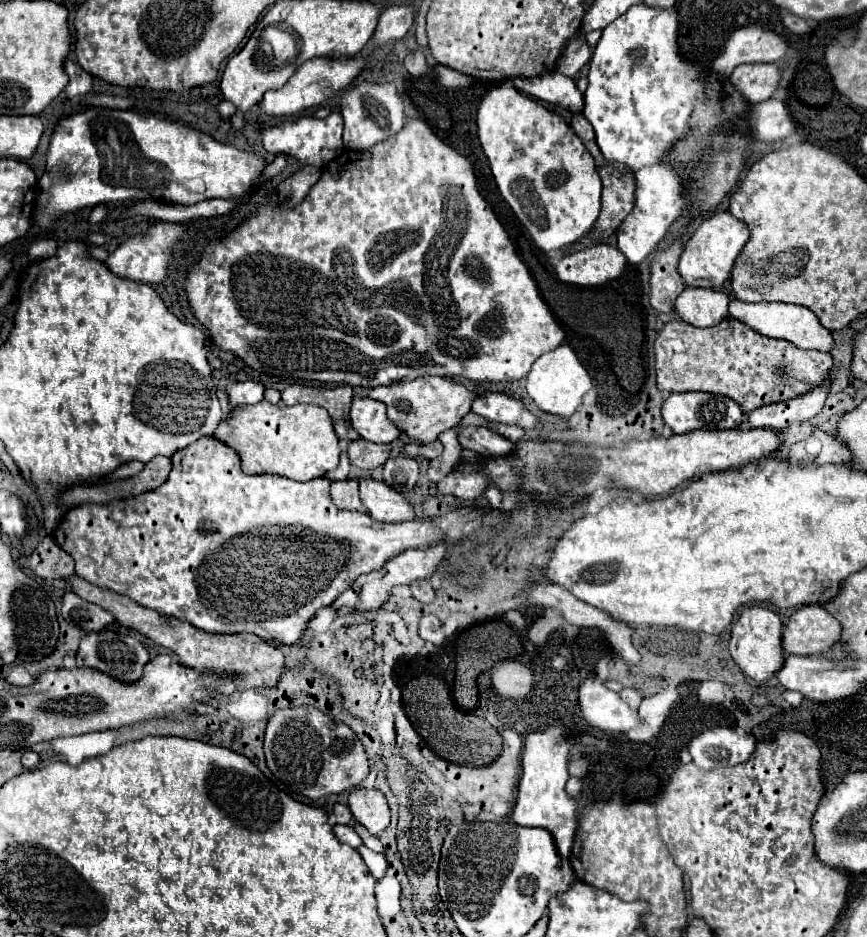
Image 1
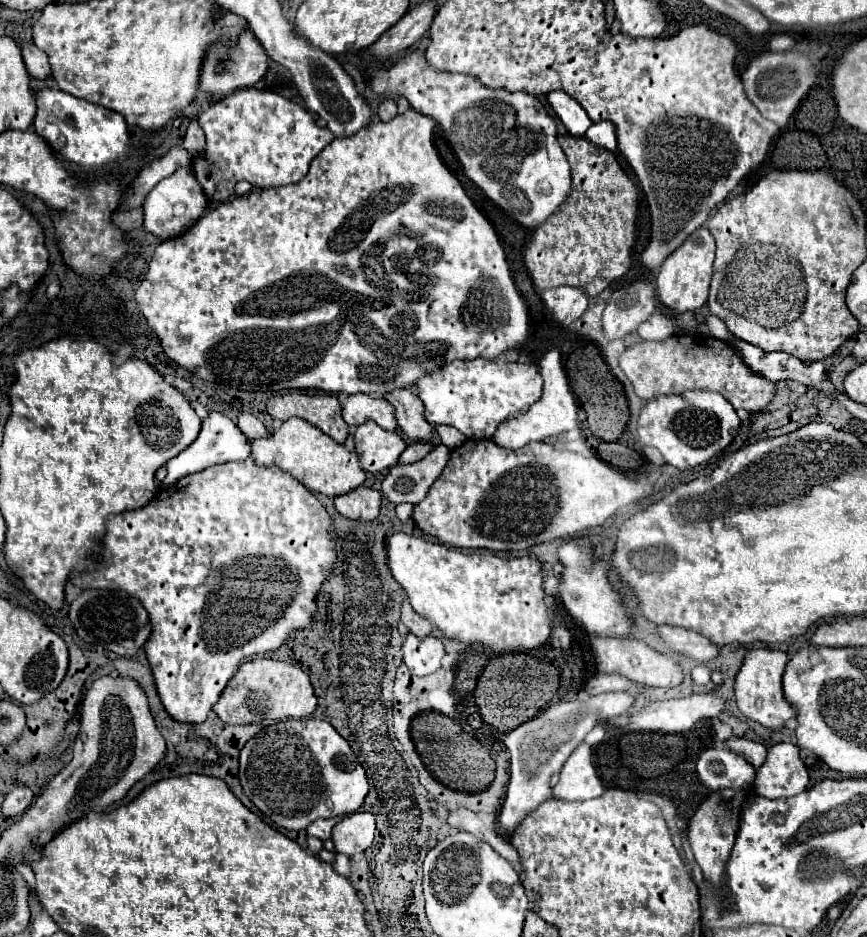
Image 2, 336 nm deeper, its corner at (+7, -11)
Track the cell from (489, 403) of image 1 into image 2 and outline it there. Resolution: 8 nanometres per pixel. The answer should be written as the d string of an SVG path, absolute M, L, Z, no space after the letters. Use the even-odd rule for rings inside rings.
M506 350L494 360L454 360L416 382L418 398L424 402L428 424L454 426L470 440L490 438L500 422L532 406L542 394L538 364L522 350Z

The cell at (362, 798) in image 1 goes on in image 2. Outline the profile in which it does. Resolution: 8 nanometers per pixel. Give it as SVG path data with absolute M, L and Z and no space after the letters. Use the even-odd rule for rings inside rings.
M356 812L342 818L332 828L332 842L336 852L342 852L346 856L364 852L374 840L374 830L376 830L376 820L374 814L370 812Z

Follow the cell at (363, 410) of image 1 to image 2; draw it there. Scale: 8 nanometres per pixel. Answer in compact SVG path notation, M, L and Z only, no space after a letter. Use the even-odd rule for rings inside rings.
M376 422L358 426L354 432L354 440L360 454L360 466L372 474L380 474L396 466L400 454L406 448L406 442L398 432L382 430Z

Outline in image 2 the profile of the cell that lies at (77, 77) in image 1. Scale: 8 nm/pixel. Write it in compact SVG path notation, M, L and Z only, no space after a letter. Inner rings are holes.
M24 42L20 48L22 48L22 58L24 58L28 74L32 74L34 78L40 78L40 80L48 78L50 76L50 64L46 58L46 52L36 48L32 42Z

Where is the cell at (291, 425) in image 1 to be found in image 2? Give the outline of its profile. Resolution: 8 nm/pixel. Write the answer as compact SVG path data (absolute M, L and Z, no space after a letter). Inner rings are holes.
M290 418L286 420L270 438L260 438L252 442L252 456L262 466L280 466L284 472L300 480L308 490L326 496L342 496L364 484L366 474L360 468L358 452L350 452L344 444L326 438L318 428L306 424L306 420Z

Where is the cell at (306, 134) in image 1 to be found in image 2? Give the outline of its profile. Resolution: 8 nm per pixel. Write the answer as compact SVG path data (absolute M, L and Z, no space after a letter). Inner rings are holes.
M242 88L212 104L206 112L200 114L198 120L206 134L206 148L204 154L192 160L192 174L198 178L210 202L228 200L234 194L236 182L240 180L248 180L256 188L294 184L308 172L310 162L334 140L334 134L328 128L320 128L304 106L282 98L270 88Z

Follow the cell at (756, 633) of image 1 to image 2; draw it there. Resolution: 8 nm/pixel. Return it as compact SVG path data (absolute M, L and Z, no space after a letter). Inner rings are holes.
M754 648L746 654L744 664L742 664L742 668L736 676L736 684L734 684L734 694L736 694L740 712L770 730L784 730L786 722L796 718L796 712L794 712L796 708L784 698L784 692L782 692L782 674L784 674L786 662L788 662L786 652Z

